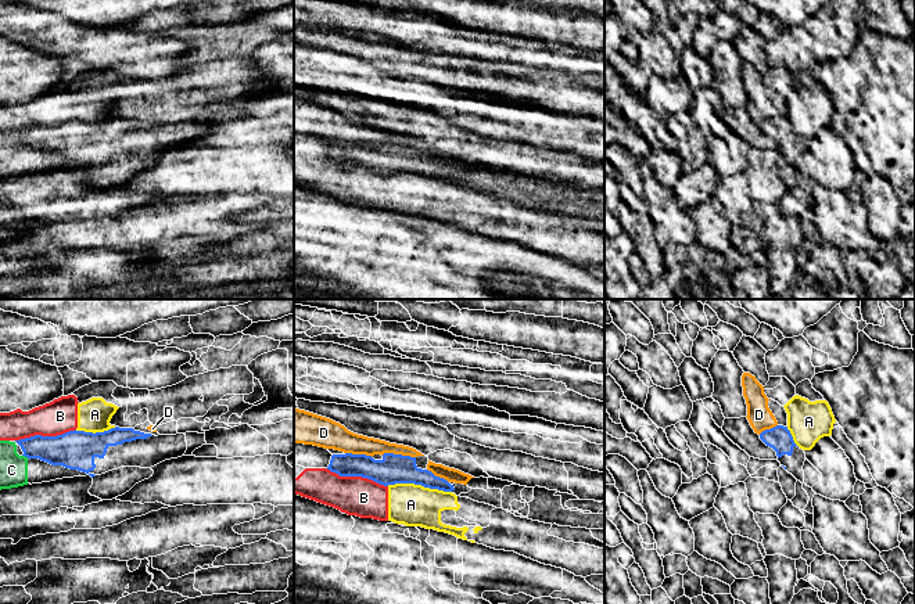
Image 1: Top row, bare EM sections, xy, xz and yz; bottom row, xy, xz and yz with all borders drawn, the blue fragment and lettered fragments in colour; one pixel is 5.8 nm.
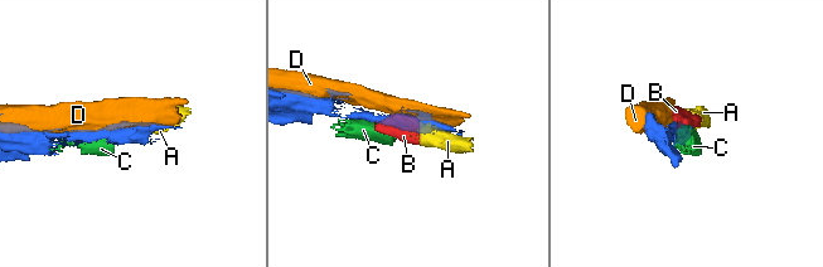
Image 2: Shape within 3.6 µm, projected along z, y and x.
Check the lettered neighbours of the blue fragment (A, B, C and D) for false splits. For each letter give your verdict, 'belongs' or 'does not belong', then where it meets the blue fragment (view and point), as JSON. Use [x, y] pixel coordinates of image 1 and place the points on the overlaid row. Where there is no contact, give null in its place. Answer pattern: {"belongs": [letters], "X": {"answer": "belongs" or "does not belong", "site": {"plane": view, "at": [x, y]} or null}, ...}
{"belongs": [], "A": {"answer": "does not belong", "site": {"plane": "xz", "at": [419, 484]}}, "B": {"answer": "does not belong", "site": {"plane": "xz", "at": [356, 475]}}, "C": {"answer": "does not belong", "site": {"plane": "xy", "at": [25, 456]}}, "D": {"answer": "does not belong", "site": {"plane": "xz", "at": [398, 455]}}}

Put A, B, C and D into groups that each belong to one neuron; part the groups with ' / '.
A B / C / D

